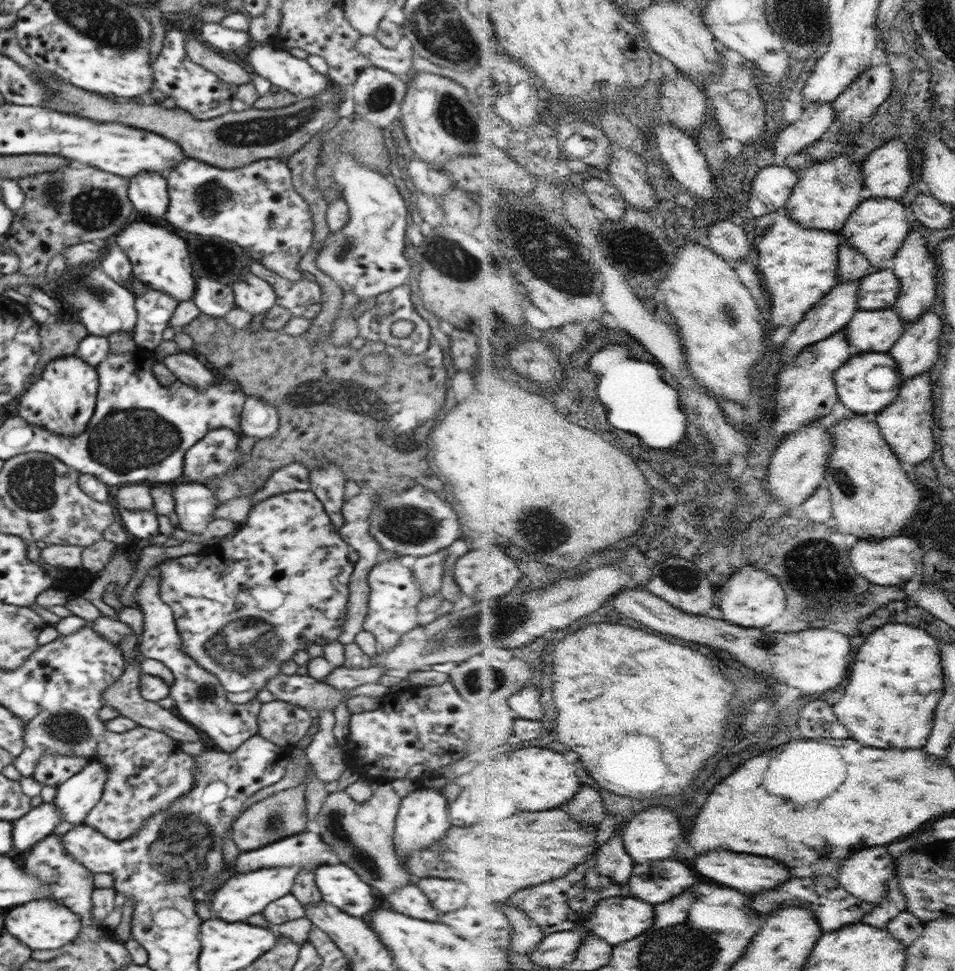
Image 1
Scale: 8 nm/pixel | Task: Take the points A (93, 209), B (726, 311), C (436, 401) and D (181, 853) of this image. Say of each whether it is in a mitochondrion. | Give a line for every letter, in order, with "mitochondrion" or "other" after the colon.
A: mitochondrion
B: mitochondrion
C: other
D: mitochondrion

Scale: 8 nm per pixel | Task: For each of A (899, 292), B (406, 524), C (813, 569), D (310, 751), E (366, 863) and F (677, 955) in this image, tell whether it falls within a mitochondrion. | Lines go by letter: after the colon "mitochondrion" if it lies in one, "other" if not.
A: other
B: mitochondrion
C: mitochondrion
D: other
E: mitochondrion
F: mitochondrion

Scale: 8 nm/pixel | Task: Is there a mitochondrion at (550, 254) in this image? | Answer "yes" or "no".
yes

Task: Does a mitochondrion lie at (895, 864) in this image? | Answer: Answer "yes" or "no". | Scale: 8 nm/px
no

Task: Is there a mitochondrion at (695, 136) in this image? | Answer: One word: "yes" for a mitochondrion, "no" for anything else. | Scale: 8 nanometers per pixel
no

